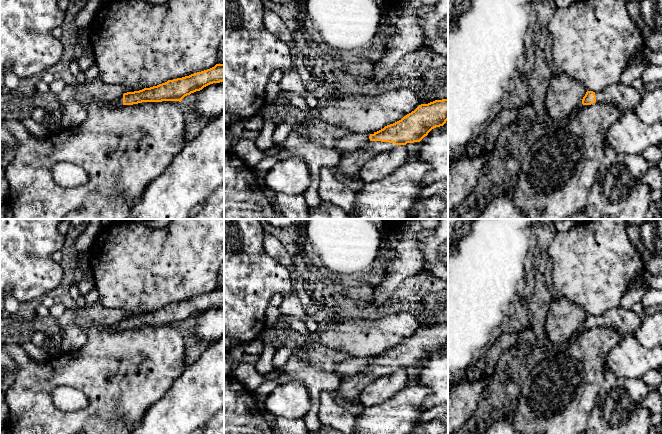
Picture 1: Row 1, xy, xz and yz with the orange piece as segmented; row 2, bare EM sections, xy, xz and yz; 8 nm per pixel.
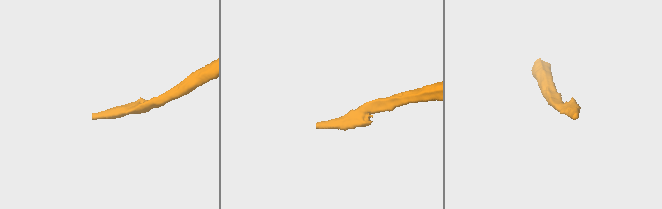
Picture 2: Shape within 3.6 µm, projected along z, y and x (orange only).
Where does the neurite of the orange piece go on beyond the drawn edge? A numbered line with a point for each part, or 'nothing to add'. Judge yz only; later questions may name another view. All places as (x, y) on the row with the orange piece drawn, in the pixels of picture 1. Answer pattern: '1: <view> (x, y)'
1: yz (625, 97)

